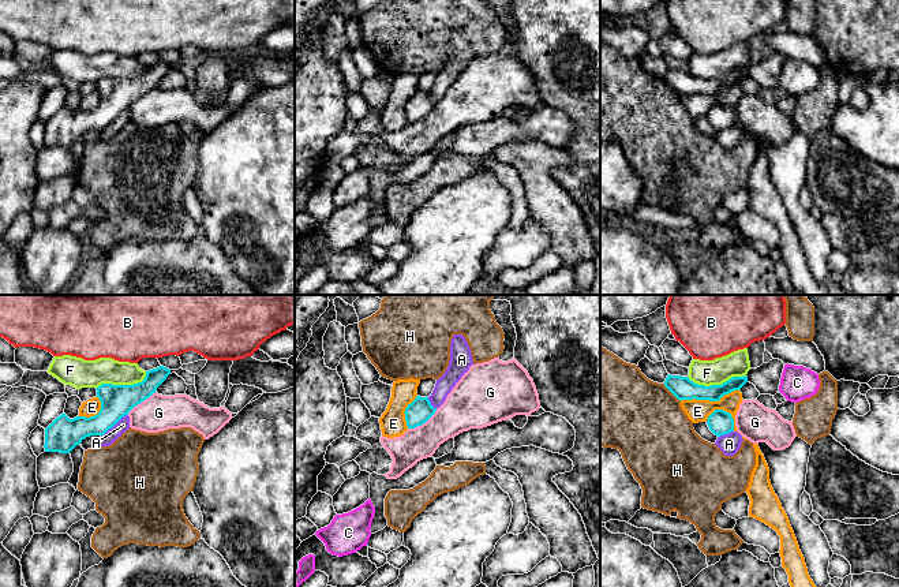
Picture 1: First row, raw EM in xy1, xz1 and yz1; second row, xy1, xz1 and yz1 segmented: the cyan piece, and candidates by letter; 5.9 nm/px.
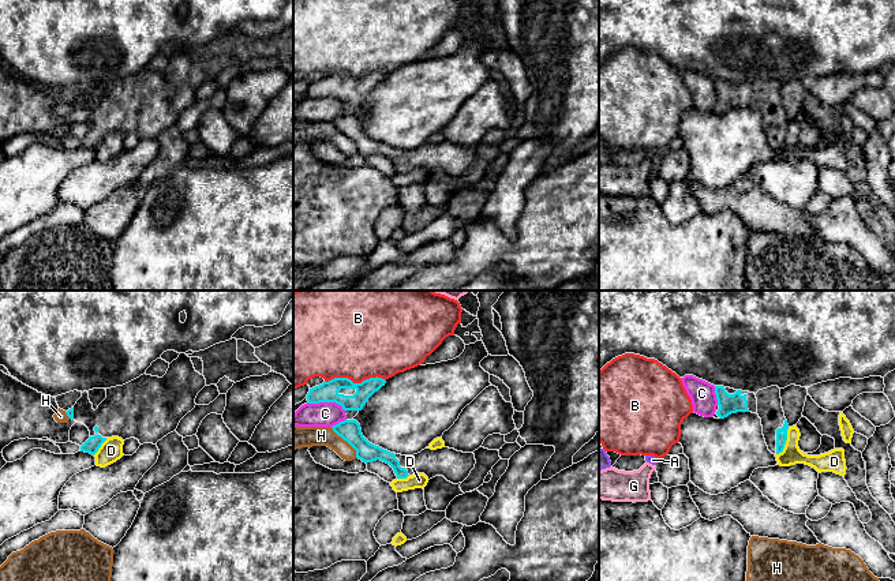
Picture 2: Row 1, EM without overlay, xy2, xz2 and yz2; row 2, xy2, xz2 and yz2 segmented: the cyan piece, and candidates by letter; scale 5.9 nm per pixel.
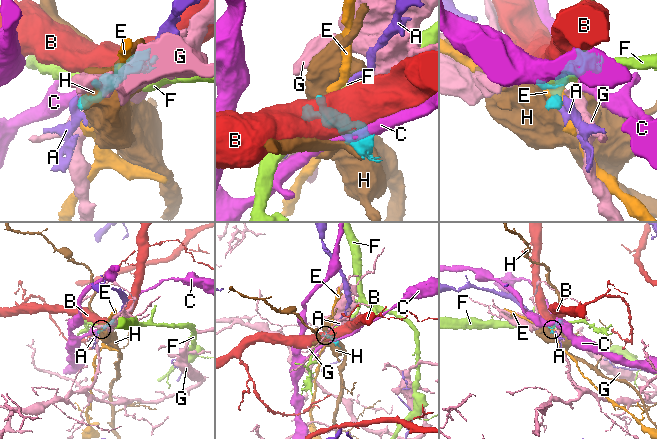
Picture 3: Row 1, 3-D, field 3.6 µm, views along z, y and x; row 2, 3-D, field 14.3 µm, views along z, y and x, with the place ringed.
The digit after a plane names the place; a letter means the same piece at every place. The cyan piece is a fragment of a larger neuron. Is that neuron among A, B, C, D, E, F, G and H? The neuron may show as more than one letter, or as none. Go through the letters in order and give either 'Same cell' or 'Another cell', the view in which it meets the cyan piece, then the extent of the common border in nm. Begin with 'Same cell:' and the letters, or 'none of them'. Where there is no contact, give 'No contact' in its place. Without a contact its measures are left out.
Same cell: none of them
A: Another cell. Touches cyan in xy1. Shared border 200 nm
B: Another cell. Touches cyan in xz2. Shared border 360 nm
C: Another cell. Touches cyan in xz2. Shared border 220 nm
D: Another cell. Touches cyan in yz2. Shared border 180 nm
E: Another cell. Touches cyan in yz1. Shared border 360 nm
F: Another cell. Touches cyan in yz1. Shared border 340 nm
G: Another cell. Touches cyan in xz1. Shared border 220 nm
H: Another cell. Touches cyan in xz2. Shared border 240 nm

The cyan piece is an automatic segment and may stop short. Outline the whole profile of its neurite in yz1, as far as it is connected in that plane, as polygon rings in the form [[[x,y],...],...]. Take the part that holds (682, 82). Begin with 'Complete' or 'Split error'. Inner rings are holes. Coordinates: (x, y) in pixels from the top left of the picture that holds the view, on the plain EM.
Complete. [[[667,70],[664,81],[681,96],[681,94],[709,94],[719,96],[724,89],[741,82],[748,76],[748,71],[733,71],[722,79],[704,81],[694,78],[689,71]]]

